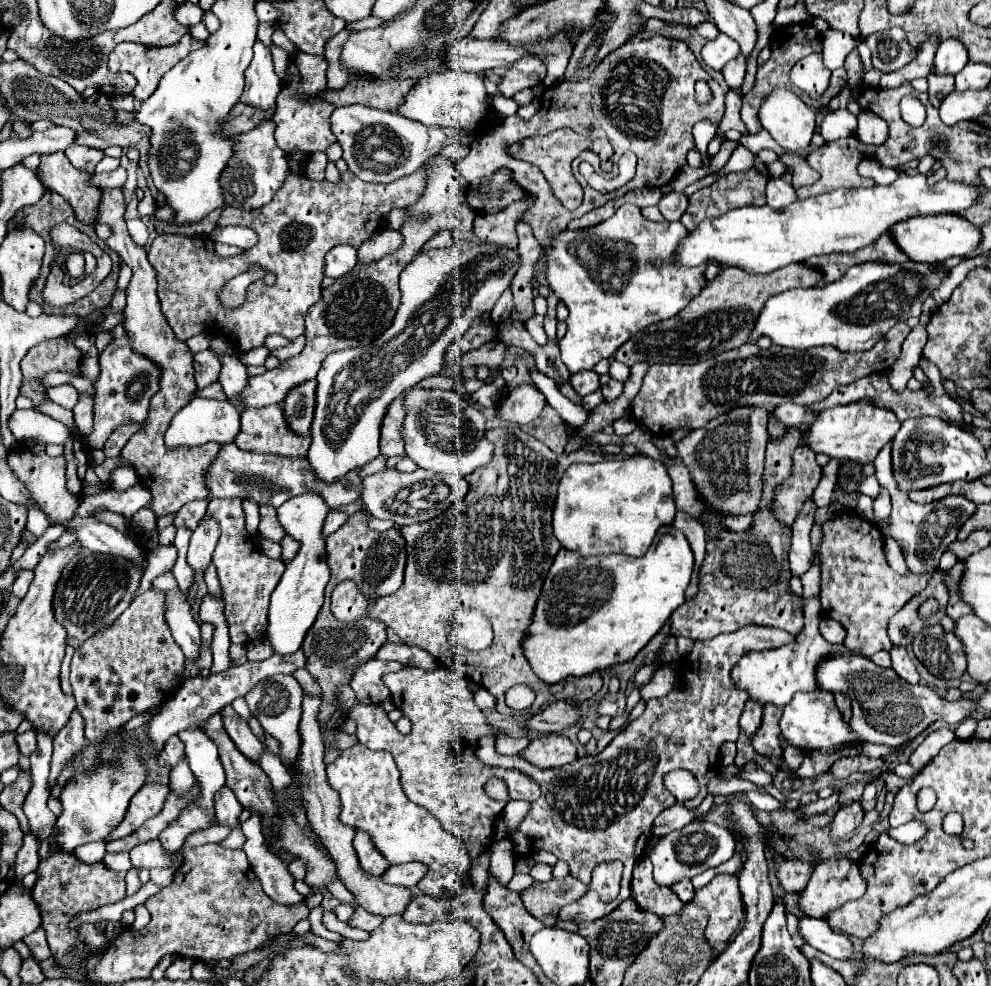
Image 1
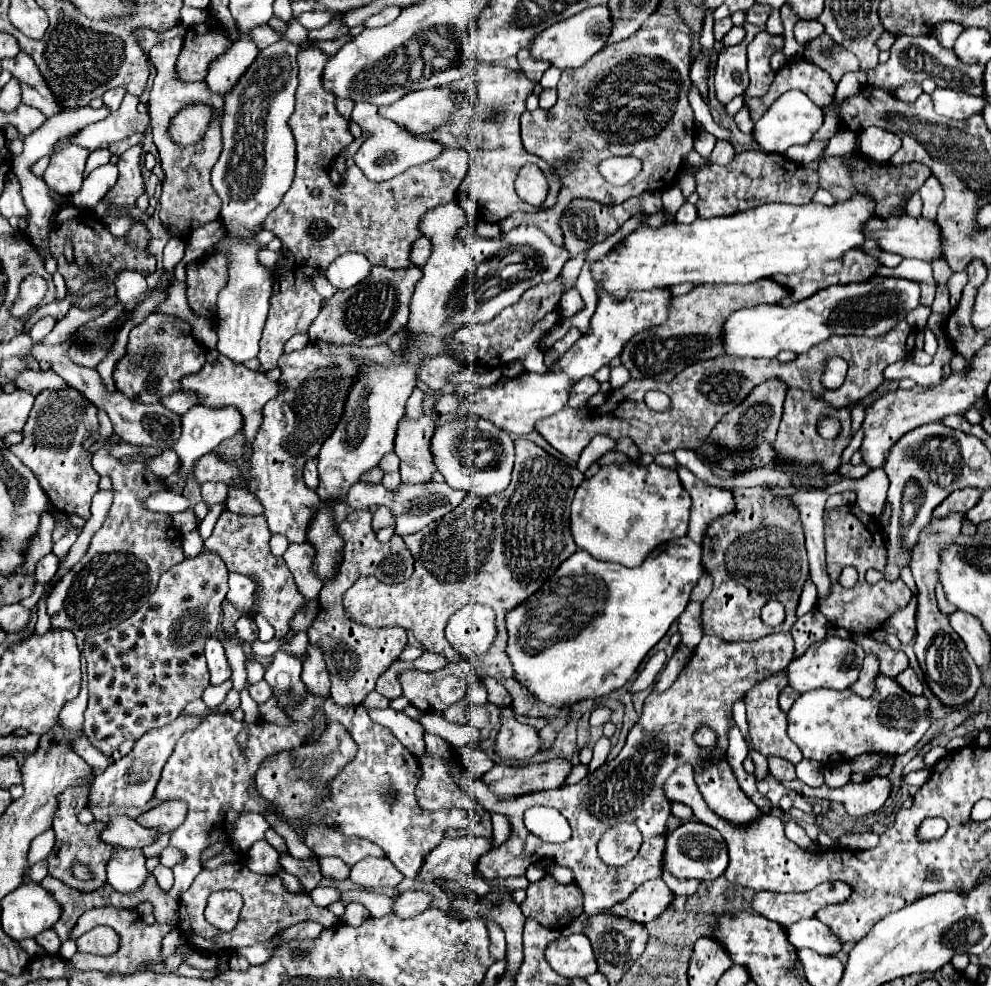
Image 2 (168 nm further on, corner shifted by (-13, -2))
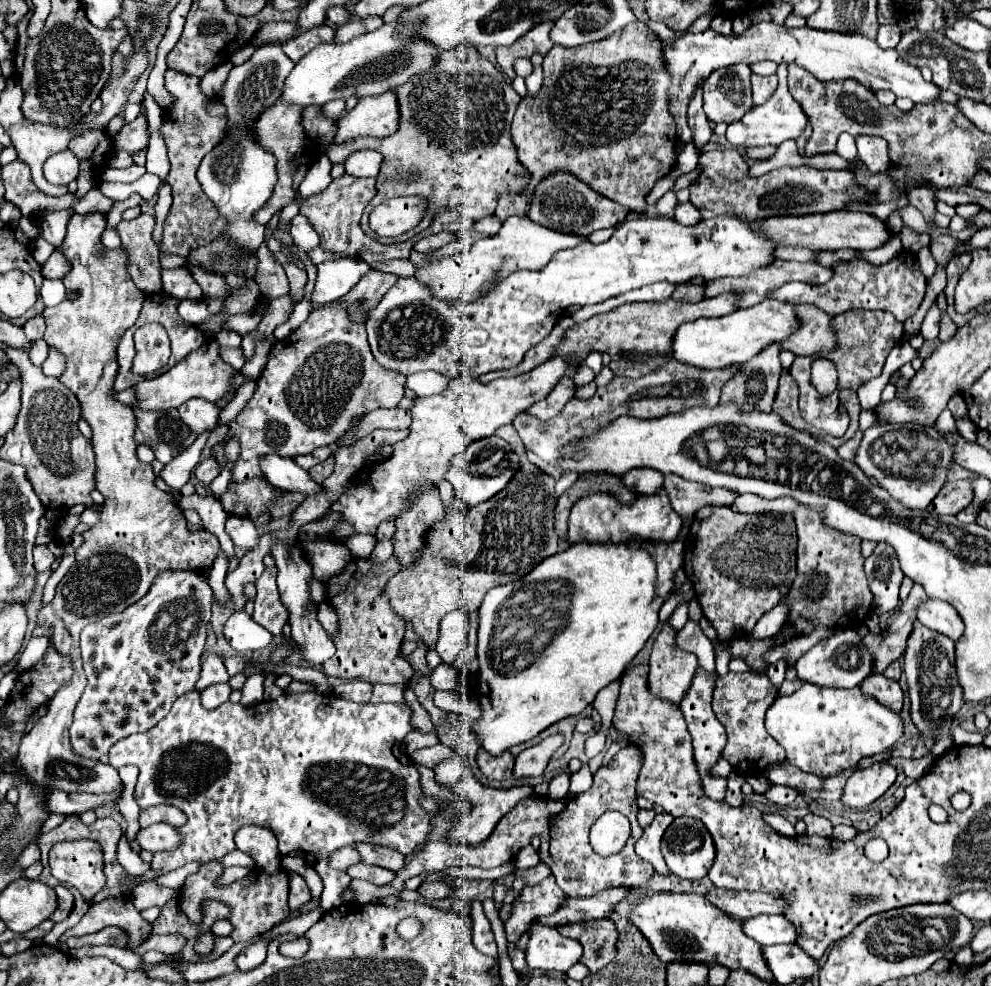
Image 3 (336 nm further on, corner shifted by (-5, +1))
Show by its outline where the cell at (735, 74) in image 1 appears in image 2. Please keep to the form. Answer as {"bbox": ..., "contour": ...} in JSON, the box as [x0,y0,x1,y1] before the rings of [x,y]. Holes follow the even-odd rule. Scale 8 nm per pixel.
{"bbox":[747,30,784,97],"contour":[[[763,30],[759,32],[753,41],[749,43],[747,47],[747,71],[749,77],[751,77],[751,83],[749,83],[749,89],[747,89],[747,95],[749,97],[761,97],[769,91],[769,85],[773,83],[775,79],[775,71],[769,67],[769,57],[777,51],[781,51],[784,47],[784,36],[769,35],[767,31]]]}

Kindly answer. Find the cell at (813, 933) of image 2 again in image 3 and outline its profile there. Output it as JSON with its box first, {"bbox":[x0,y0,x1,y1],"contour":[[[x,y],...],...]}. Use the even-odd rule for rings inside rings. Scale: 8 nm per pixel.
{"bbox":[743,916,799,946],"contour":[[[757,916],[743,922],[745,934],[757,940],[761,946],[775,946],[775,944],[795,944],[799,934],[791,920],[785,916]]]}

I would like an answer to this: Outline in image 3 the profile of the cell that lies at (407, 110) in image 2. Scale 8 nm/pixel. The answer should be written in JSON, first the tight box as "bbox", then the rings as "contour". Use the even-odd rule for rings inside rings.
{"bbox":[335,92,399,142],"contour":[[[385,92],[377,98],[359,100],[357,106],[339,120],[335,142],[345,142],[357,136],[389,136],[399,128],[399,104],[395,92]]]}

